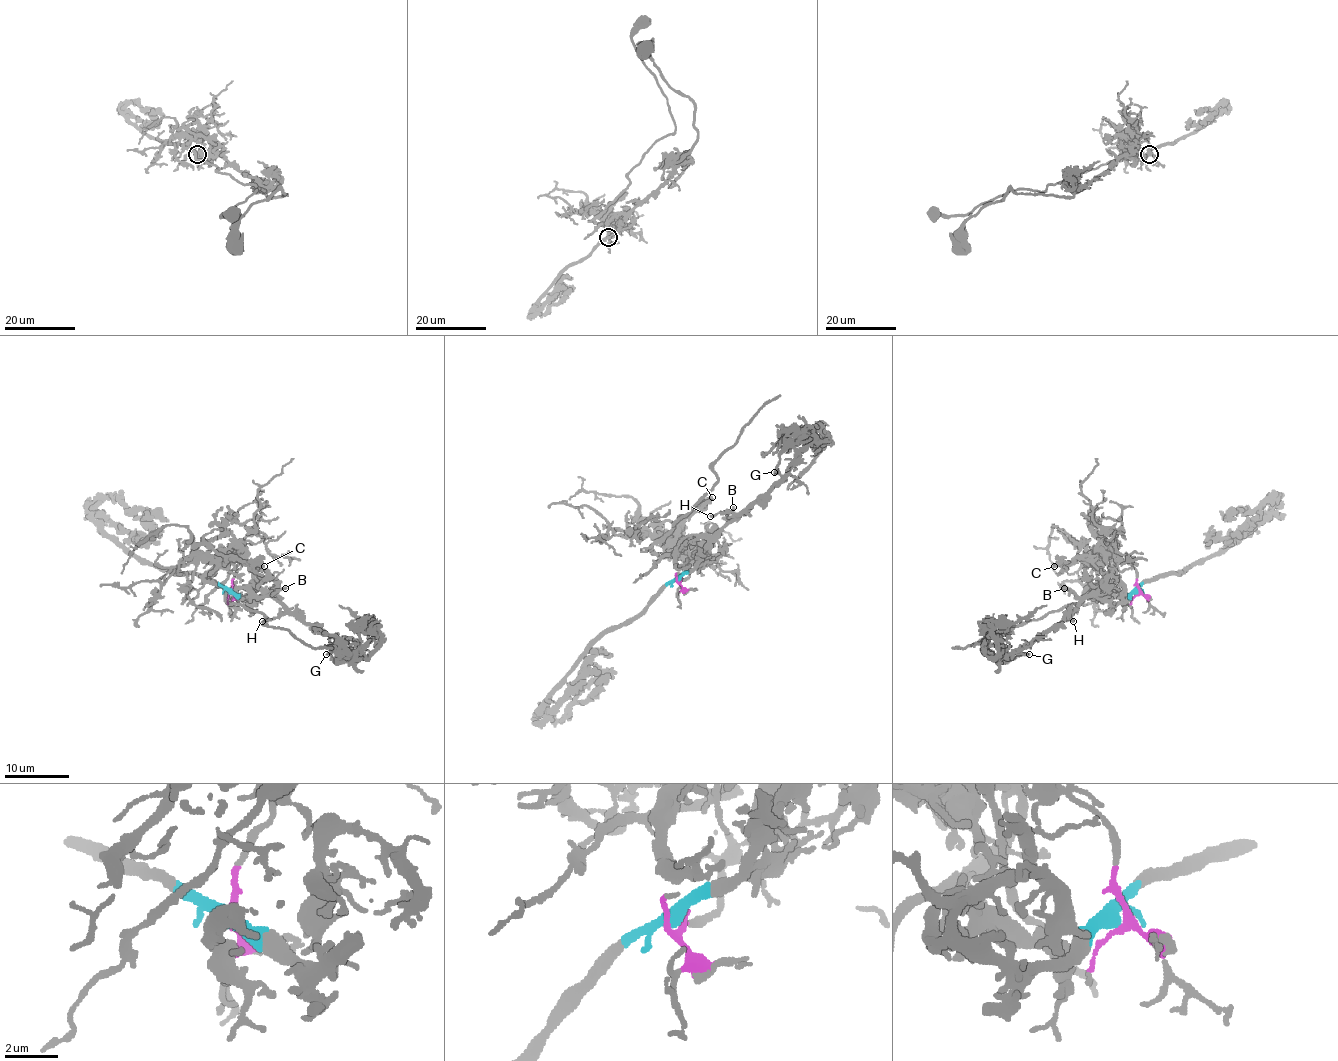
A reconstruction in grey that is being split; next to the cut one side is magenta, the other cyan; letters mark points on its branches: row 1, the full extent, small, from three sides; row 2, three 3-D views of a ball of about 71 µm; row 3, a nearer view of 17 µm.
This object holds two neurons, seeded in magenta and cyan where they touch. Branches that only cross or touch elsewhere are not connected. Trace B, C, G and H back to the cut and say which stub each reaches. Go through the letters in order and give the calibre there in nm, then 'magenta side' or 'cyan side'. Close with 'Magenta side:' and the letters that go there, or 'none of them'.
B: 280 nm thick; cyan side
C: 280 nm thick; magenta side
G: 130 nm thick; cyan side
H: 240 nm thick; cyan side
Magenta side: C

